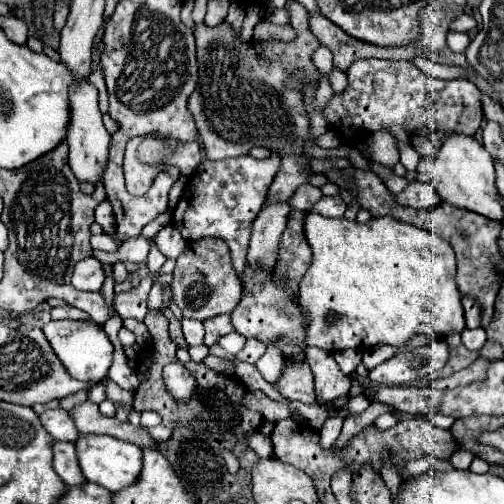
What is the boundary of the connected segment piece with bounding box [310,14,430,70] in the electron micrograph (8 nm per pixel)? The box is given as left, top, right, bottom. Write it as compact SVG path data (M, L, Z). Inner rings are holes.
M320 14L318 16L310 16L310 30L316 34L316 38L322 44L326 44L332 50L332 54L334 54L334 66L338 66L340 70L346 70L358 58L370 58L370 56L374 56L374 58L400 58L400 60L412 60L414 56L426 56L426 58L430 58L430 54L424 54L424 50L416 50L416 42L414 40L410 44L406 44L406 46L388 46L388 48L386 46L376 46L376 44L362 42L358 38L348 36L342 28L338 28L336 24L332 24L328 18L324 18Z

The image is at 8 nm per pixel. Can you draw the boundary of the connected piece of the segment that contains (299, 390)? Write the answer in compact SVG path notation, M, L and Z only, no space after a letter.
M284 356L284 370L280 378L272 384L284 398L300 400L300 402L316 402L314 394L314 380L308 362L298 356Z

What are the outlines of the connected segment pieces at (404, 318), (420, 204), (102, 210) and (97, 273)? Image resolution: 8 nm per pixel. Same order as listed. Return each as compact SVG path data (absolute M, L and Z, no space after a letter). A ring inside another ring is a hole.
M308 212L304 218L304 236L306 242L312 248L312 262L300 282L300 306L306 316L306 344L308 346L318 346L326 352L338 352L344 348L369 349L377 347L378 344L394 344L402 346L412 334L428 334L432 338L444 338L450 332L462 332L464 326L464 310L460 304L460 292L456 290L454 284L454 274L456 274L456 262L454 262L454 250L448 242L442 238L436 238L436 234L428 230L420 230L412 224L396 222L394 218L372 218L366 224L360 224L356 220L346 220L346 218L324 218L316 212Z
M412 180L406 186L406 190L396 194L394 198L398 204L412 206L412 208L436 208L442 202L440 196L436 194L436 190L432 188L432 184L420 182L420 180Z
M104 200L104 202L96 208L96 222L104 228L106 234L114 234L114 232L116 232L114 214L112 214L112 206L110 206L108 200Z
M86 258L76 264L74 274L72 274L72 284L80 290L100 290L104 282L104 272L102 266L96 258Z

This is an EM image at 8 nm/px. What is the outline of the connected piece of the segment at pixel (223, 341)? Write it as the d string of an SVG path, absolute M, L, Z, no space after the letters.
M230 332L230 334L226 334L224 338L220 338L218 340L218 344L228 352L228 354L232 354L232 356L236 356L242 348L244 348L244 344L246 344L246 338L242 336L242 334L236 334L236 332Z

